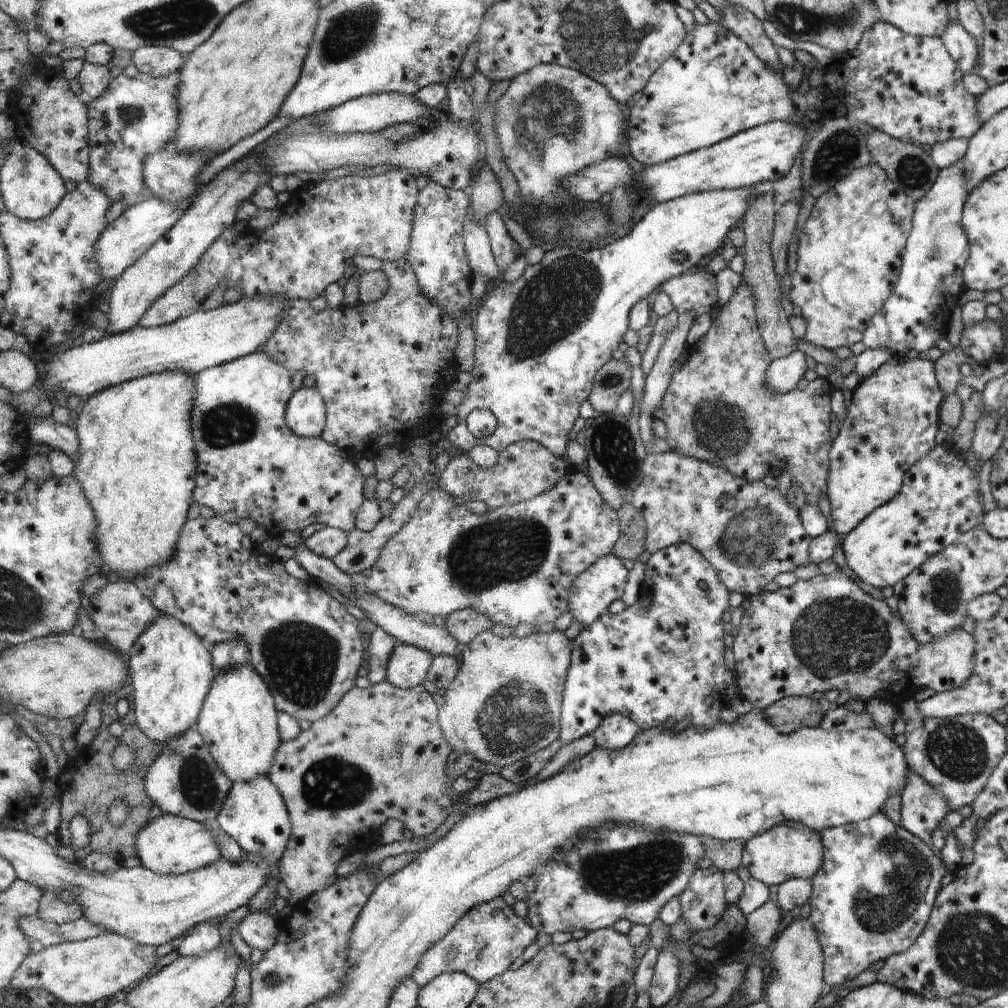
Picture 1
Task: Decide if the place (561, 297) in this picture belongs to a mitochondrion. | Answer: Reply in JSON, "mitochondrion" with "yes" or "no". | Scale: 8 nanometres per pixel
{"mitochondrion":"yes"}

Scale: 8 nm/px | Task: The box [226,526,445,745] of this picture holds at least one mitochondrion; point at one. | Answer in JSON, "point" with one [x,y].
{"point":[301,659]}

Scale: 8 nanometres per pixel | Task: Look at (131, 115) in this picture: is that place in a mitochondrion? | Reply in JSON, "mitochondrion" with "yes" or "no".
{"mitochondrion":"yes"}

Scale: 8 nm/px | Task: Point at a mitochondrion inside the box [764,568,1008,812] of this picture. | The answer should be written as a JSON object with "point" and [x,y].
{"point":[836,635]}

